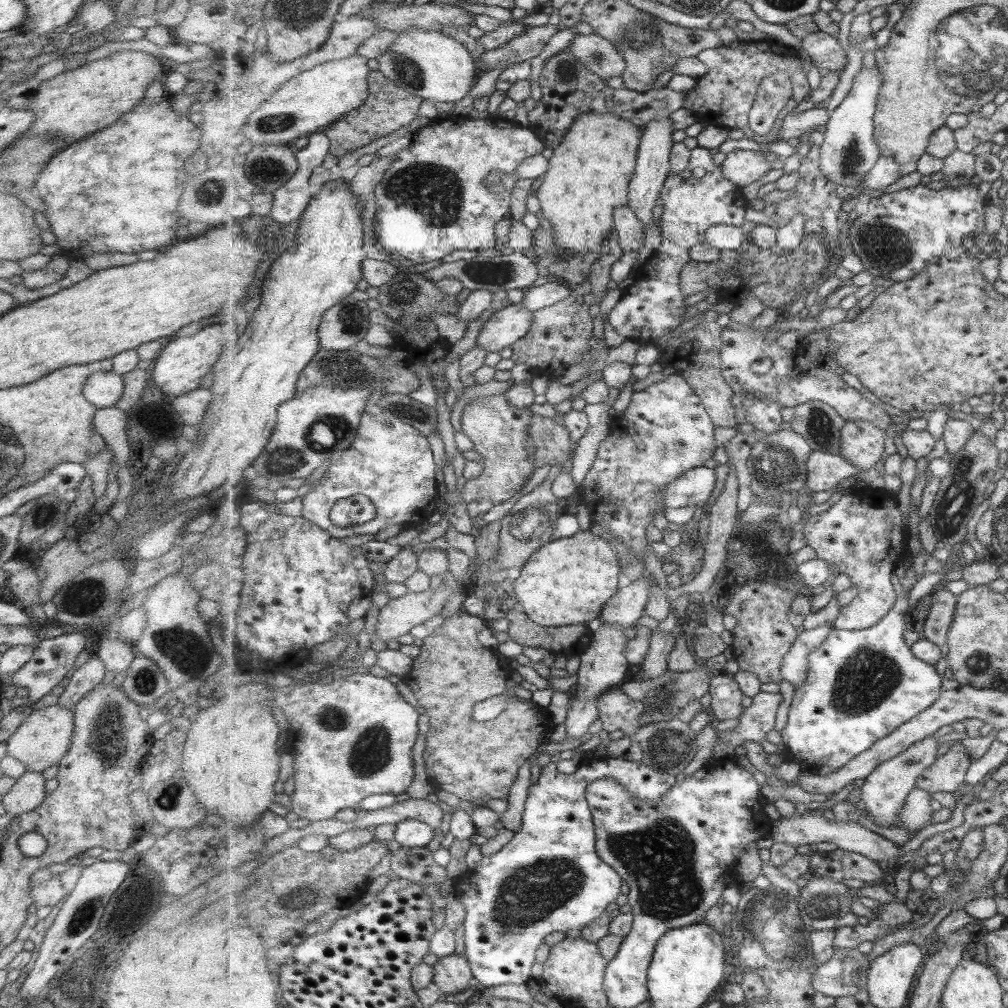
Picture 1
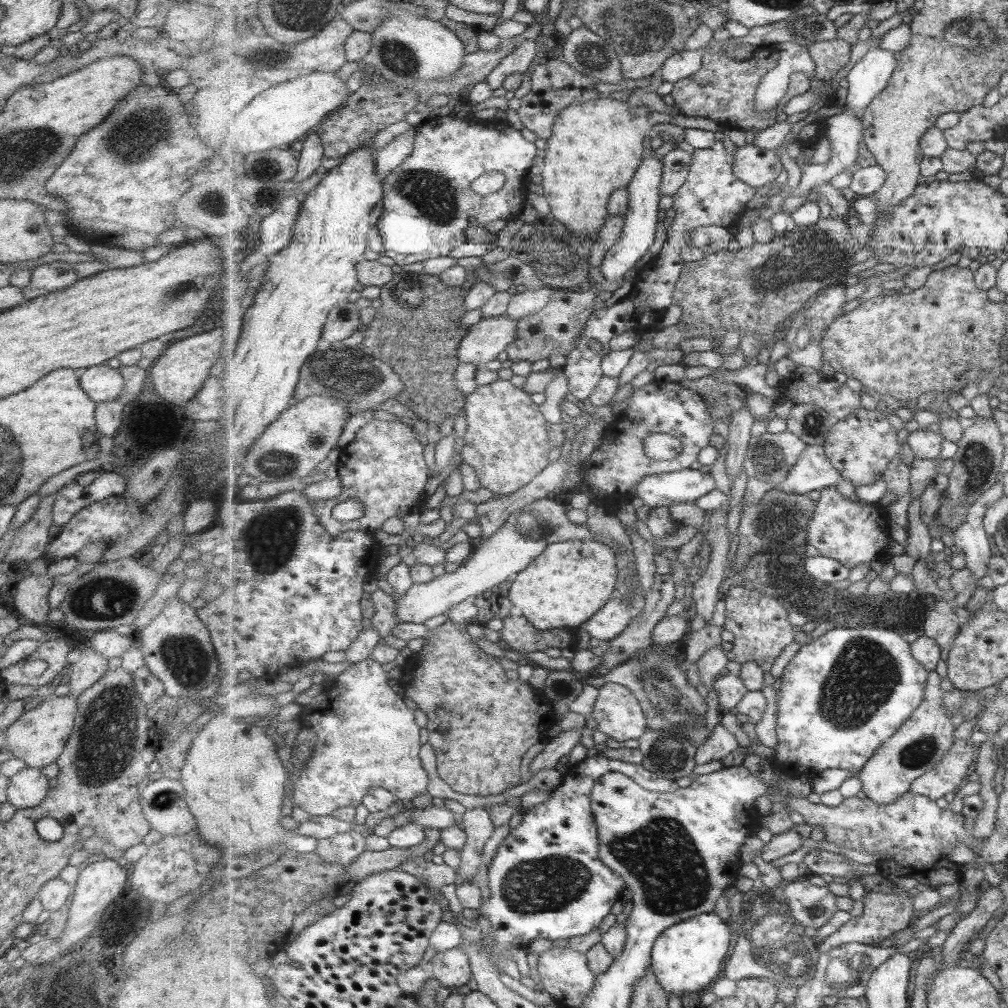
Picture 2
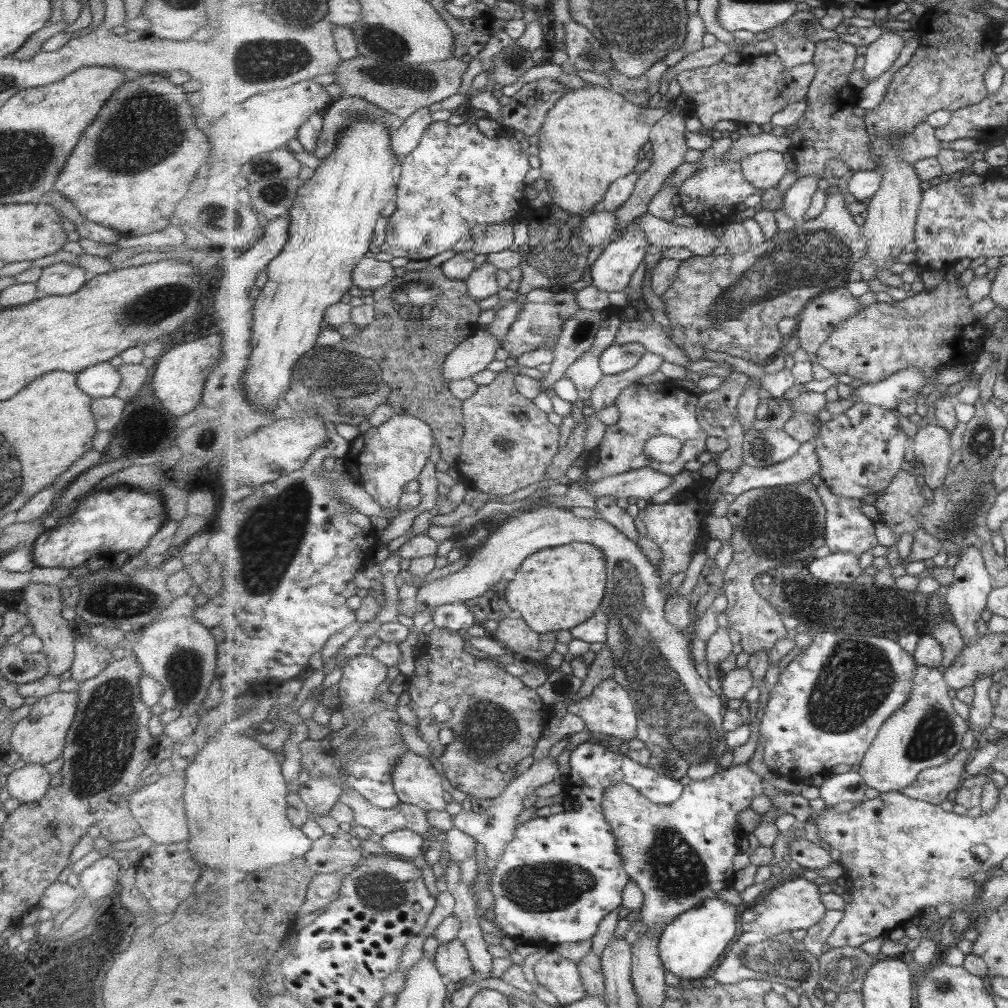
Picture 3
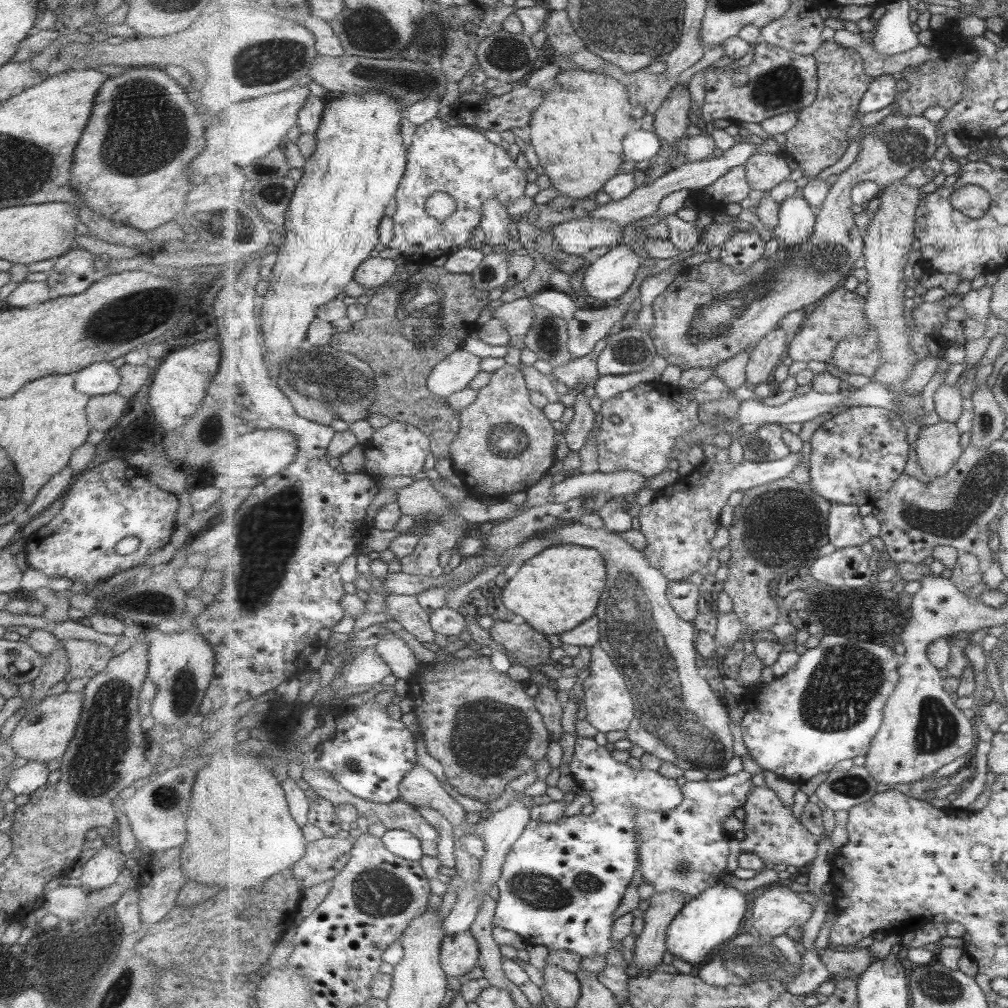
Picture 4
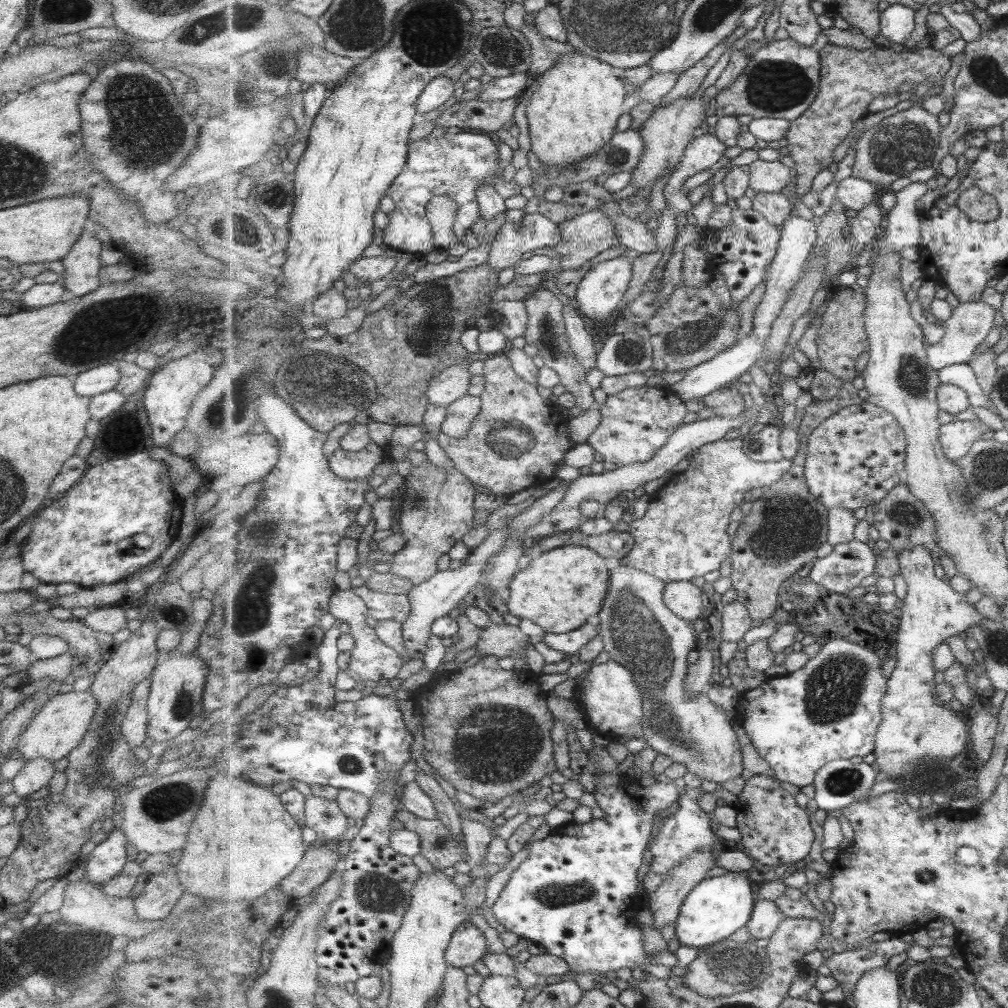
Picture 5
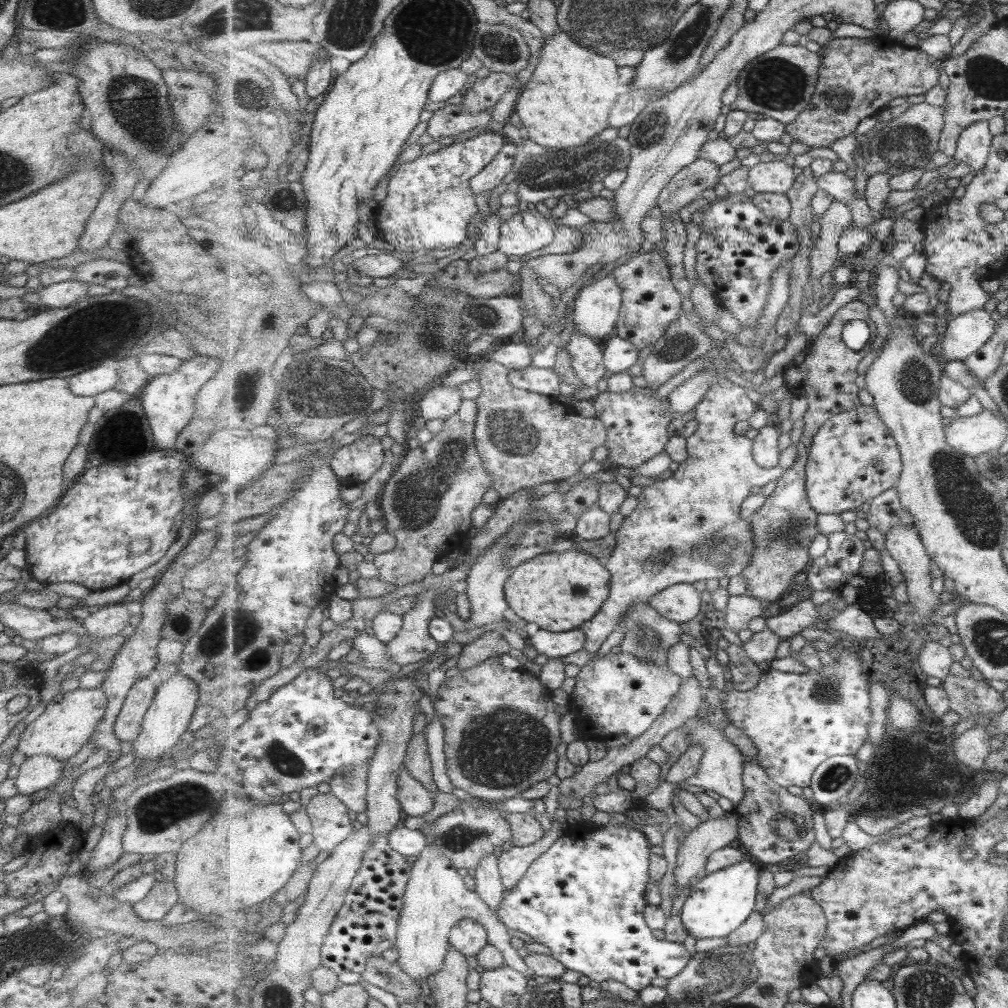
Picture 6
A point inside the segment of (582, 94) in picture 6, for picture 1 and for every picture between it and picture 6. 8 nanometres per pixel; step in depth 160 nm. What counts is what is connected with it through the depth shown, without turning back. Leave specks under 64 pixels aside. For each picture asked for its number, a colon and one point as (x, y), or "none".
1: (590, 174)
2: (597, 148)
3: (591, 138)
4: (578, 133)
5: (572, 115)

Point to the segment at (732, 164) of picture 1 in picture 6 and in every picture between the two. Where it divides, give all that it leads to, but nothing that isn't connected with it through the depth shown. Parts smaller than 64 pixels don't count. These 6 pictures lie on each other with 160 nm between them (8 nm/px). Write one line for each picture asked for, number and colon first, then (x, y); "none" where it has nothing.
2: (759, 167)
3: (766, 169)
4: (766, 171)
5: (765, 176)
6: (776, 177)

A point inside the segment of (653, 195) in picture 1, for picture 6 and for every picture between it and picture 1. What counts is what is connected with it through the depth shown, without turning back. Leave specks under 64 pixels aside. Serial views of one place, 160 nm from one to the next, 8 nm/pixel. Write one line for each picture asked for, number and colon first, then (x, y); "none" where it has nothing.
2: (642, 218)
3: (612, 271)
4: (608, 277)
5: (600, 294)
6: (597, 308)

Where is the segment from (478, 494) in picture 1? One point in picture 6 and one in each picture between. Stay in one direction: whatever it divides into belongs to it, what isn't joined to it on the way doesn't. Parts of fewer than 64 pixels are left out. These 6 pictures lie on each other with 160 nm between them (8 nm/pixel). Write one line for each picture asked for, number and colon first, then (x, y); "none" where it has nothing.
2: (507, 441)
3: (509, 444)
4: (505, 445)
5: (518, 440)
6: (525, 438)

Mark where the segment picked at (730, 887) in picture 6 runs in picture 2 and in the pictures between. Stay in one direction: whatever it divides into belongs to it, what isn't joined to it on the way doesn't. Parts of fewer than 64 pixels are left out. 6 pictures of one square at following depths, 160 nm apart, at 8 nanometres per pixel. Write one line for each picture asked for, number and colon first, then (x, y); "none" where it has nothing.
2: (687, 957)
3: (691, 944)
4: (716, 915)
5: (716, 908)

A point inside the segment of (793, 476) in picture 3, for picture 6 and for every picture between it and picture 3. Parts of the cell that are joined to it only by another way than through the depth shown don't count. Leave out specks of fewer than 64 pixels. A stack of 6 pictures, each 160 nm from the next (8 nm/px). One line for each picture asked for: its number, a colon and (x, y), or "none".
4: (680, 523)
5: (683, 534)
6: (686, 528)

